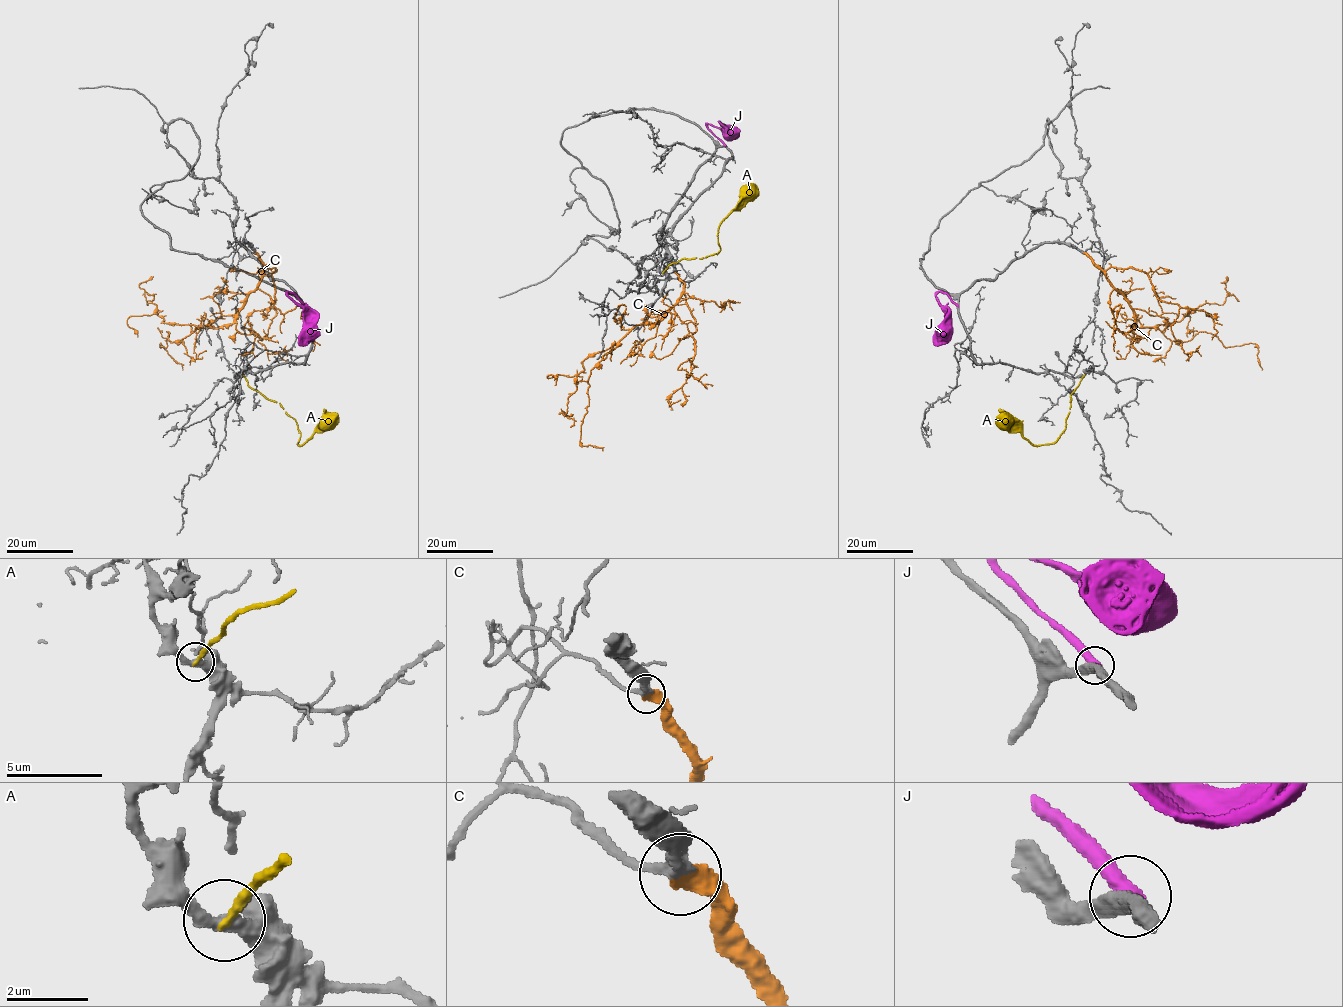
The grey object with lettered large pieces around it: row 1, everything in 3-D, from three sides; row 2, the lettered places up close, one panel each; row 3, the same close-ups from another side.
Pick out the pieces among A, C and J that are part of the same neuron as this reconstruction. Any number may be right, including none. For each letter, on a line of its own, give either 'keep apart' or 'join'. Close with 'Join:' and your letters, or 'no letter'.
A: keep apart
C: join
J: keep apart
Join: C

